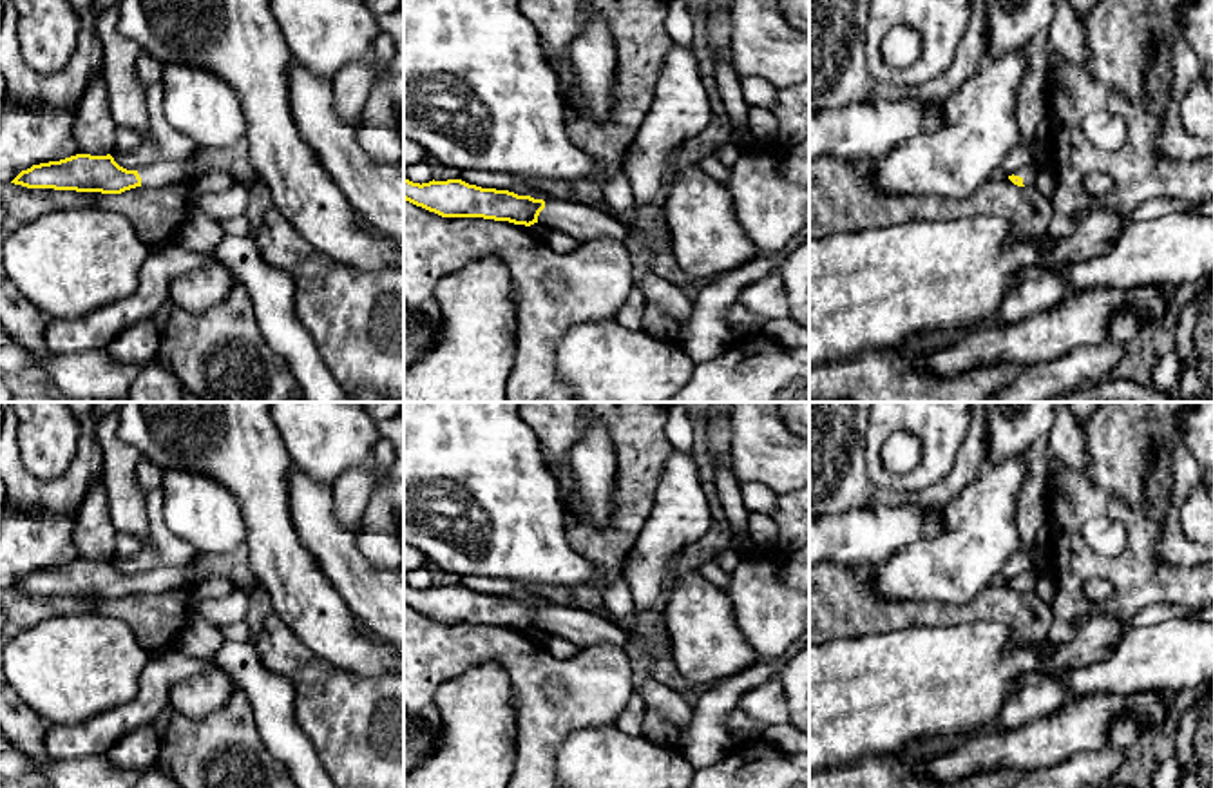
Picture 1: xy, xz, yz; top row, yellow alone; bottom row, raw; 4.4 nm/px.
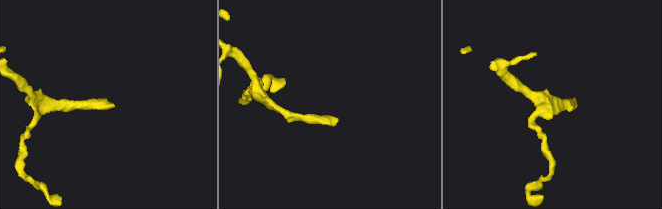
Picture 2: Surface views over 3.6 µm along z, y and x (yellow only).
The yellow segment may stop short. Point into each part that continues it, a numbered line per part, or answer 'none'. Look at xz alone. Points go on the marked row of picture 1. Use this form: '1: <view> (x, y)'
1: xz (583, 221)

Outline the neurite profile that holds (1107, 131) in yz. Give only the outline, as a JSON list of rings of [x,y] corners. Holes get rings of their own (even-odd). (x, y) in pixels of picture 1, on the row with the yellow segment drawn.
[[[1104,109],[1088,114],[1081,127],[1092,145],[1101,150],[1115,150],[1122,147],[1126,139],[1124,118]]]

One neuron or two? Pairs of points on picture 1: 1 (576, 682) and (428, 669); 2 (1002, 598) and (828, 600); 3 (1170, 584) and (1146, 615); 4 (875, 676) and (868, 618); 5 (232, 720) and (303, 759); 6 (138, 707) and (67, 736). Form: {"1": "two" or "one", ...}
{"1": "one", "2": "one", "3": "two", "4": "two", "5": "two", "6": "one"}

